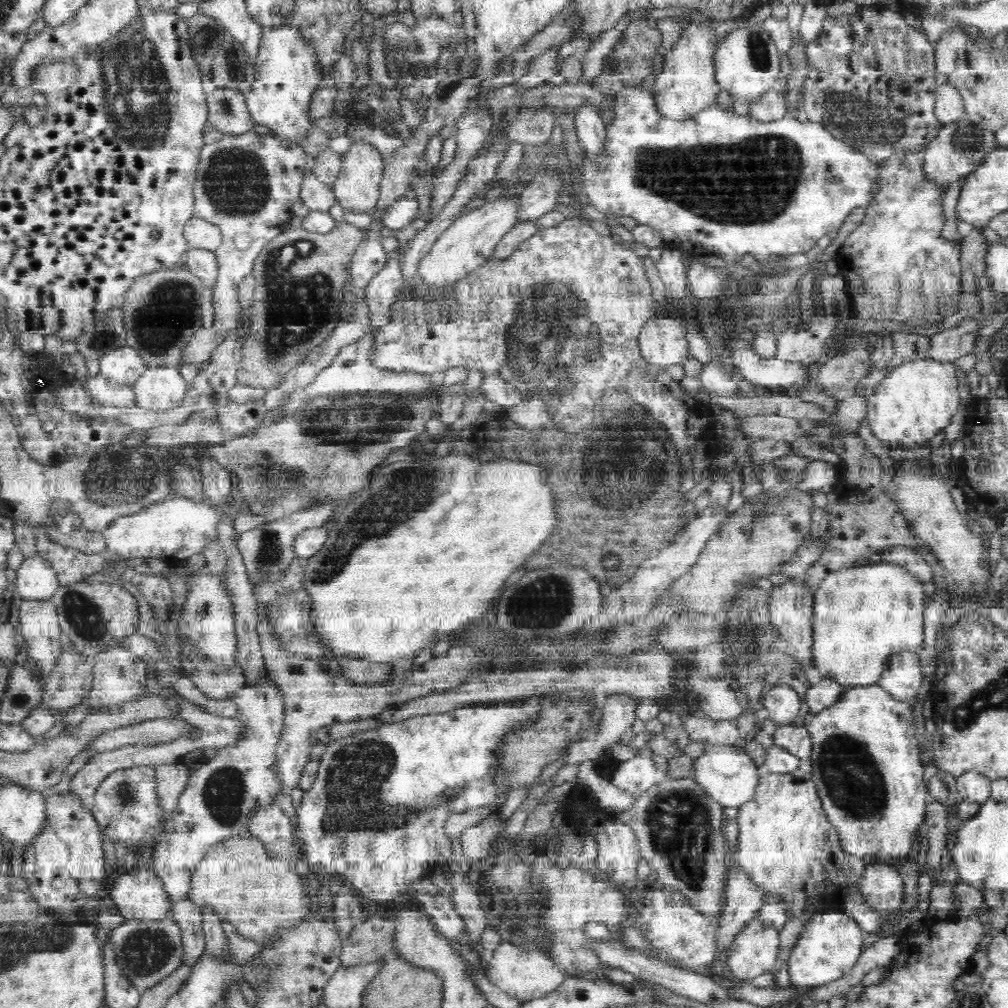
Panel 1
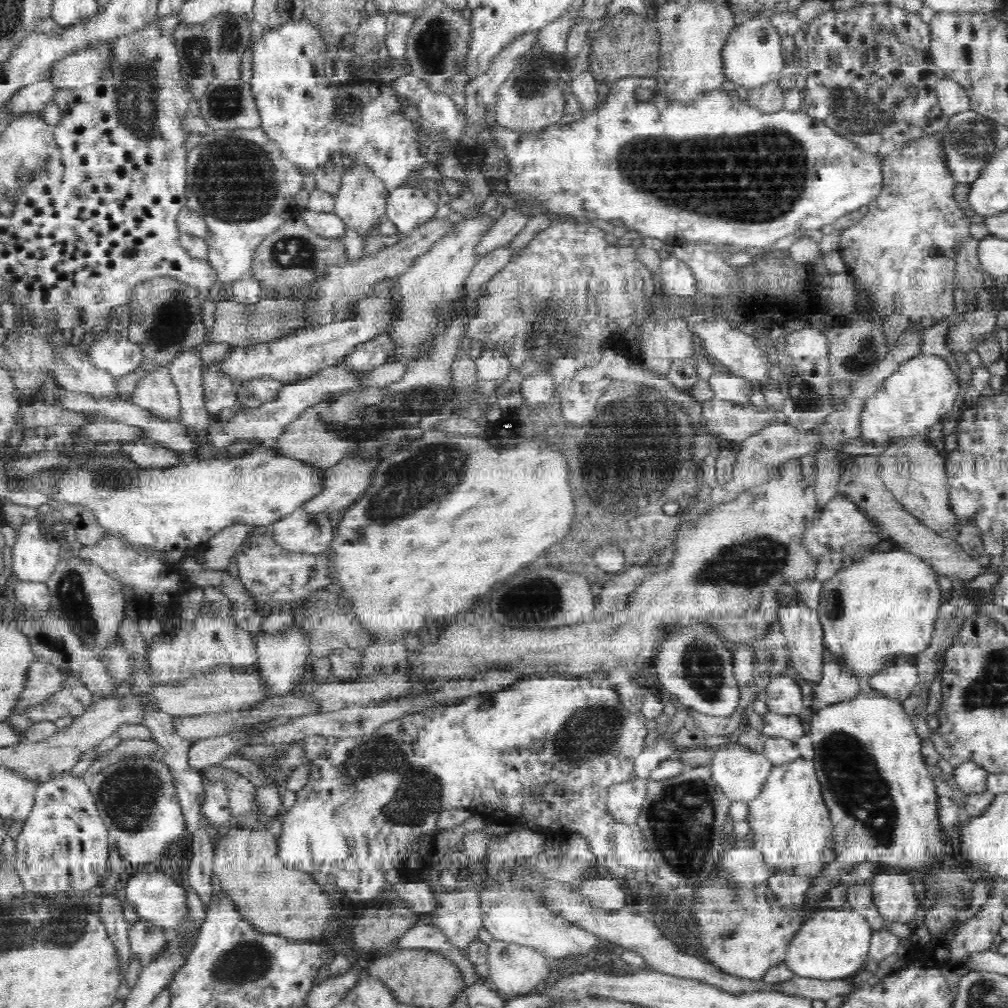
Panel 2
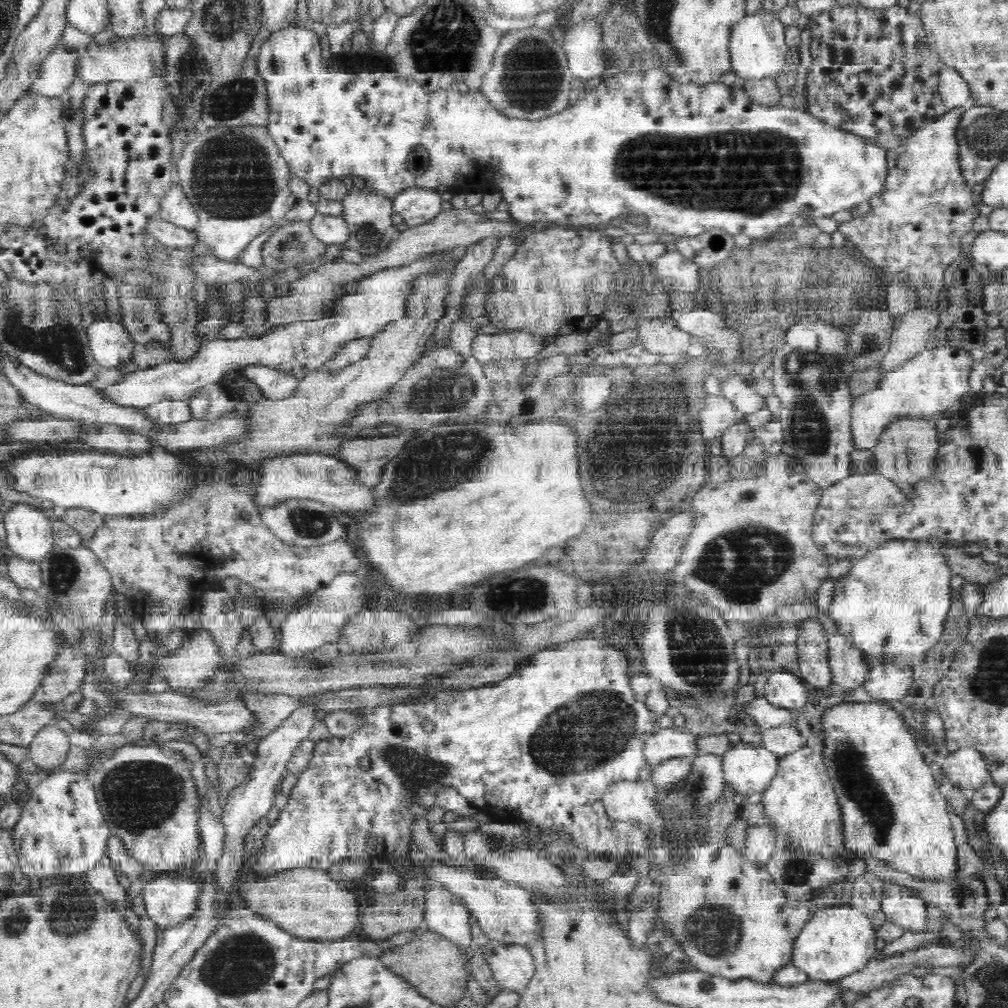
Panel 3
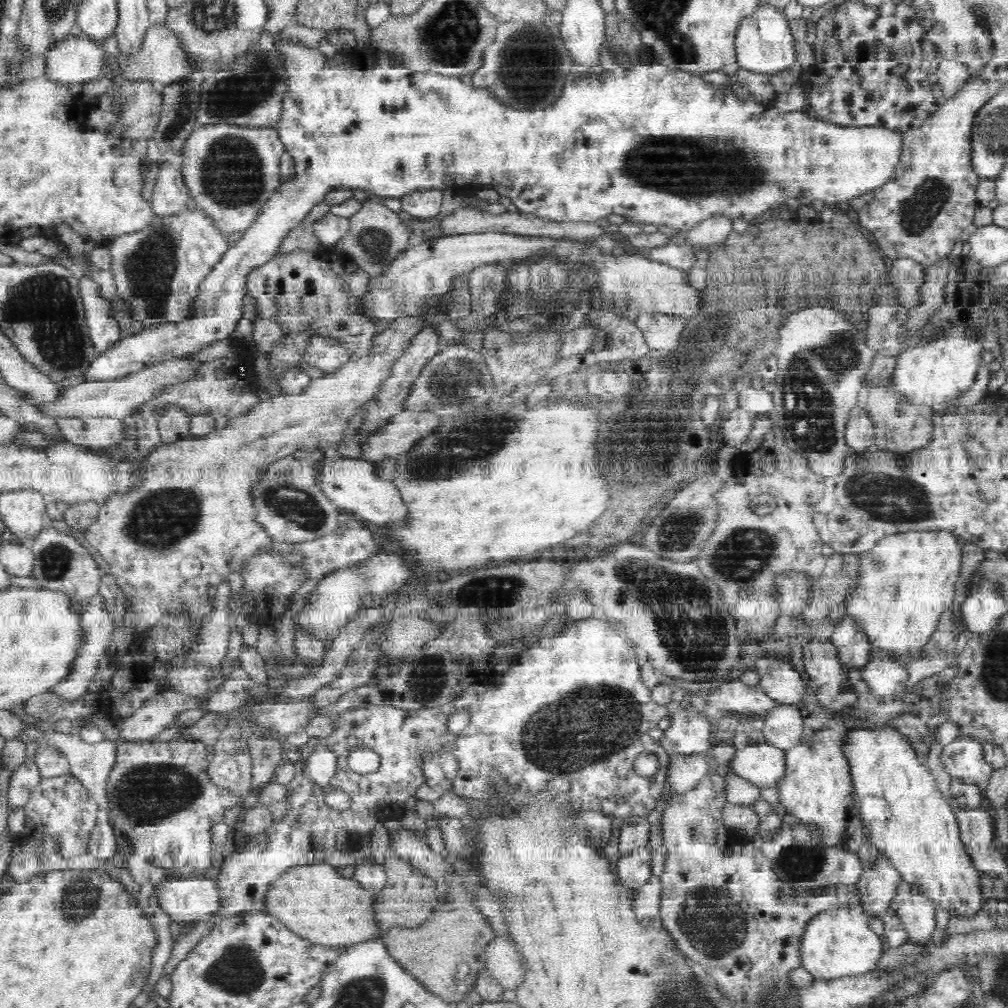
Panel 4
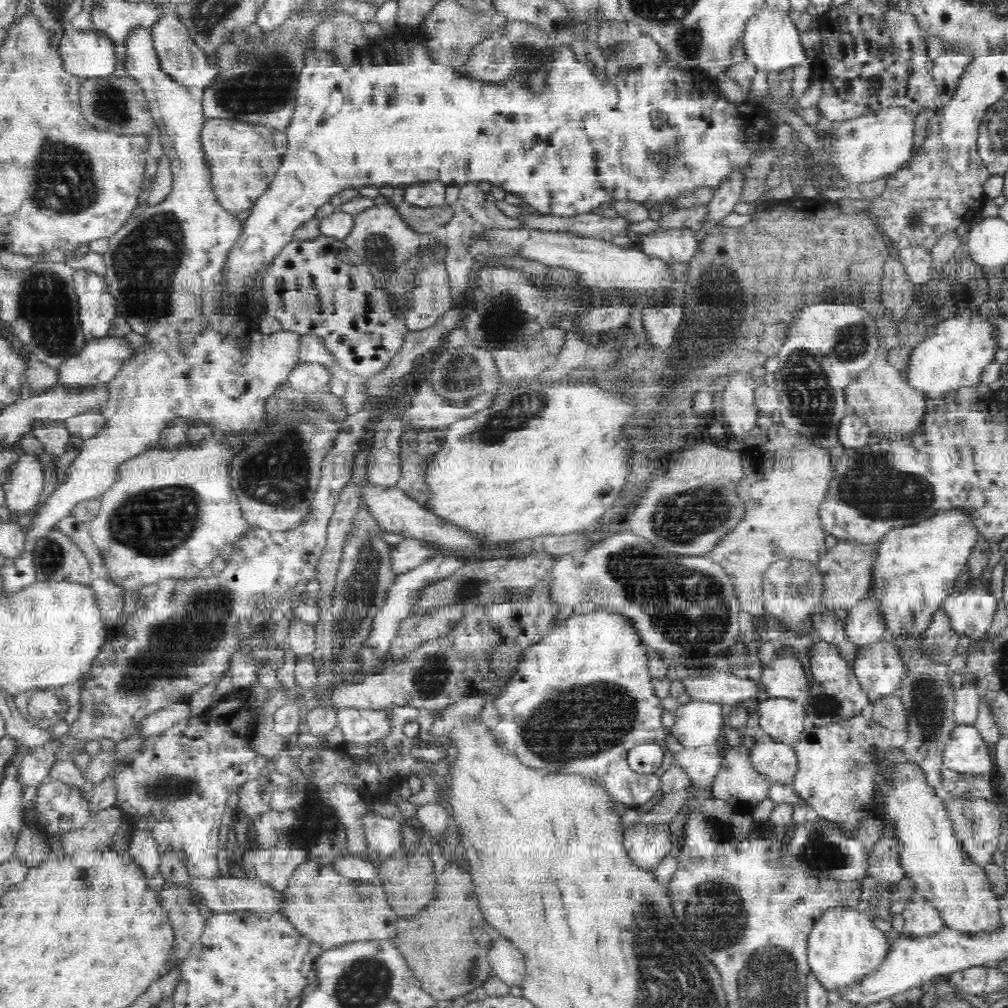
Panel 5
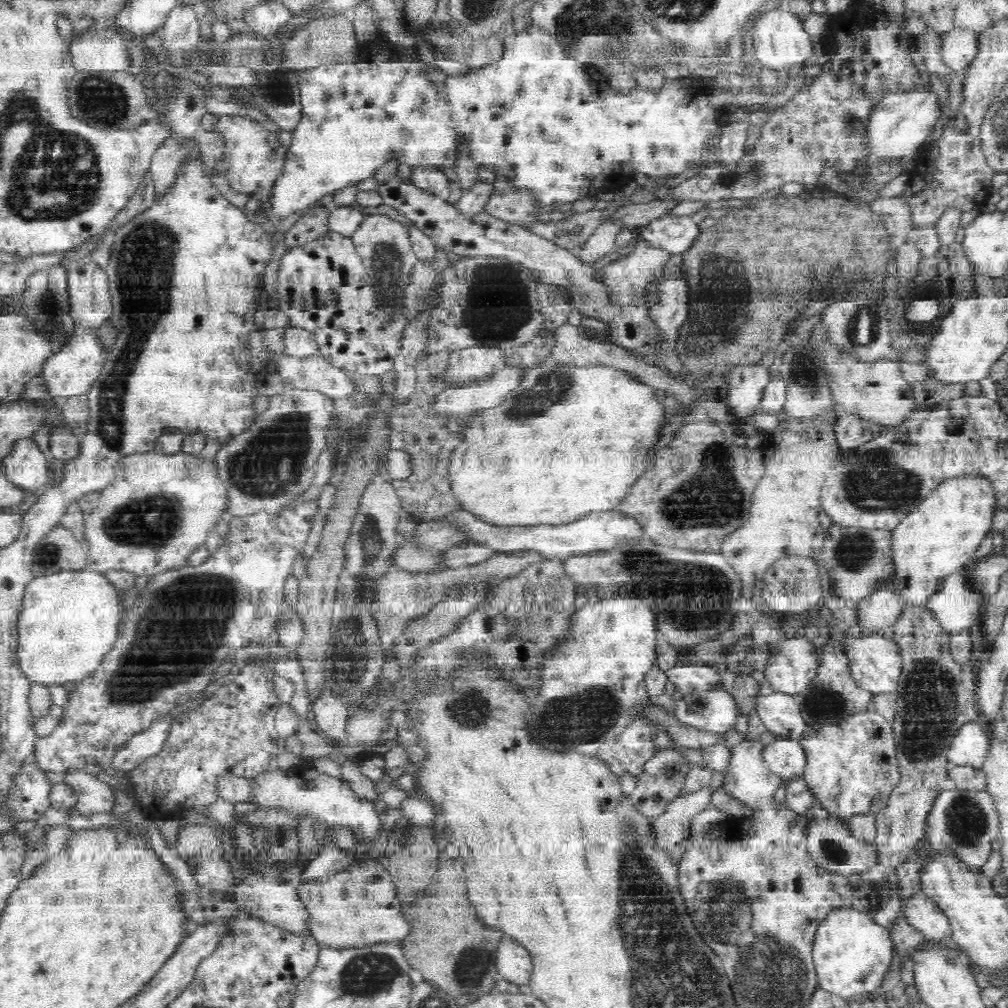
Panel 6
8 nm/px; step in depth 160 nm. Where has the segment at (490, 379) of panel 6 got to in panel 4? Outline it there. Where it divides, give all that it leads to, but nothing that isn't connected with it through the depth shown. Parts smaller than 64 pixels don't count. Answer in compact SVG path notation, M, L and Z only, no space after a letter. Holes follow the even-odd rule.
M404 408L376 435L367 440L362 459L379 464L386 456L402 456L442 424L439 414L430 410Z

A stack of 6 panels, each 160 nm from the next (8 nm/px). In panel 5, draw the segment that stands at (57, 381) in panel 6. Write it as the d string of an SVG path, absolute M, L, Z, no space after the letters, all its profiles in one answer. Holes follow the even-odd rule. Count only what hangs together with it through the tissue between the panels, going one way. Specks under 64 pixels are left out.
M114 337L90 338L85 340L84 346L72 356L64 358L58 366L56 366L56 379L58 384L74 391L96 388L104 385L108 380L114 378L116 370L124 358L128 358L132 354L132 348L128 347L125 338L117 339Z

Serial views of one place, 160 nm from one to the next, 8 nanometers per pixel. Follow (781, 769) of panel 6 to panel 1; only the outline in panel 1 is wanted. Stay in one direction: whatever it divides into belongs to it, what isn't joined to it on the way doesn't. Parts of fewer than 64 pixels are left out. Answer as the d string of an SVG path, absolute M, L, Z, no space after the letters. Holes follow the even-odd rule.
M707 743L705 753L697 758L693 777L705 786L708 794L722 807L739 808L754 798L763 771L763 766L756 764L746 751L736 750L728 745Z

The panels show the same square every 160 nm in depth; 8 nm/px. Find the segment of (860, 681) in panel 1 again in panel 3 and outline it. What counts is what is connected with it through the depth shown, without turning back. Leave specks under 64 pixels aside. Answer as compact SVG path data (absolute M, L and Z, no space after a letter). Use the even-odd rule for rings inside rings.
M893 539L884 542L879 548L868 552L863 558L853 560L853 567L850 574L844 576L844 579L840 578L840 580L835 582L834 597L829 607L829 615L837 622L842 634L852 638L853 643L862 648L862 651L868 655L870 665L880 663L880 658L886 656L886 654L898 656L900 652L906 652L908 654L908 650L912 654L916 654L916 656L918 654L924 654L924 652L928 653L933 646L938 644L942 636L944 623L952 604L952 586L950 586L950 582L952 582L953 576L955 576L955 572L948 564L948 557L946 557L946 551L944 551L942 543L924 539Z

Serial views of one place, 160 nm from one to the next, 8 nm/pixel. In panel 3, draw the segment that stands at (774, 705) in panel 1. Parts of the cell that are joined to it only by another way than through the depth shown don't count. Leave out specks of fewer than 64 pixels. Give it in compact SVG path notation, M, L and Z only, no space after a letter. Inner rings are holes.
M785 669L767 674L764 690L772 704L785 709L800 709L808 696L804 680Z

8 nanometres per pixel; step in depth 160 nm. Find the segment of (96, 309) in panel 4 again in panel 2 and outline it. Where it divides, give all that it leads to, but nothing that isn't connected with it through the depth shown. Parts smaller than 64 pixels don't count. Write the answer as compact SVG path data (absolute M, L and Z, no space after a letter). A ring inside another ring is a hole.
M106 327L96 330L94 336L87 353L98 368L107 370L114 378L132 372L145 361L141 348L126 333Z

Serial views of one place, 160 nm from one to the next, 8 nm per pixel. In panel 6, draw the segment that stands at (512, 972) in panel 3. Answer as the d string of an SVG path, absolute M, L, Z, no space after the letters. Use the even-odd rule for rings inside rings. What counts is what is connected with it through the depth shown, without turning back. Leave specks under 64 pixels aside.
M504 938L497 946L496 966L500 977L514 984L526 984L531 979L534 963L532 955L520 942Z

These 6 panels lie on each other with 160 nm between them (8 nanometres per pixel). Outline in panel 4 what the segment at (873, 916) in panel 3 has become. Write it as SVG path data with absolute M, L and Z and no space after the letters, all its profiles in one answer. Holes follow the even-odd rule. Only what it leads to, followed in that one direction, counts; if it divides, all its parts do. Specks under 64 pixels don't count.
M875 853L875 857L869 866L866 866L858 882L861 892L863 910L868 914L883 915L892 905L892 899L897 895L899 884L903 878L896 870L892 861L883 853Z

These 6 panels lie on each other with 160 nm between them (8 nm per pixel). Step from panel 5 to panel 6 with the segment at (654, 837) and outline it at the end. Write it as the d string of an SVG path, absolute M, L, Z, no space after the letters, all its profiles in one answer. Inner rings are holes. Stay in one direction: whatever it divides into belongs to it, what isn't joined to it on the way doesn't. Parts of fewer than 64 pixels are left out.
M706 784L698 790L682 792L662 814L657 815L655 822L656 842L663 848L675 848L680 841L687 839L690 822L694 816L704 812L712 802L714 789Z

